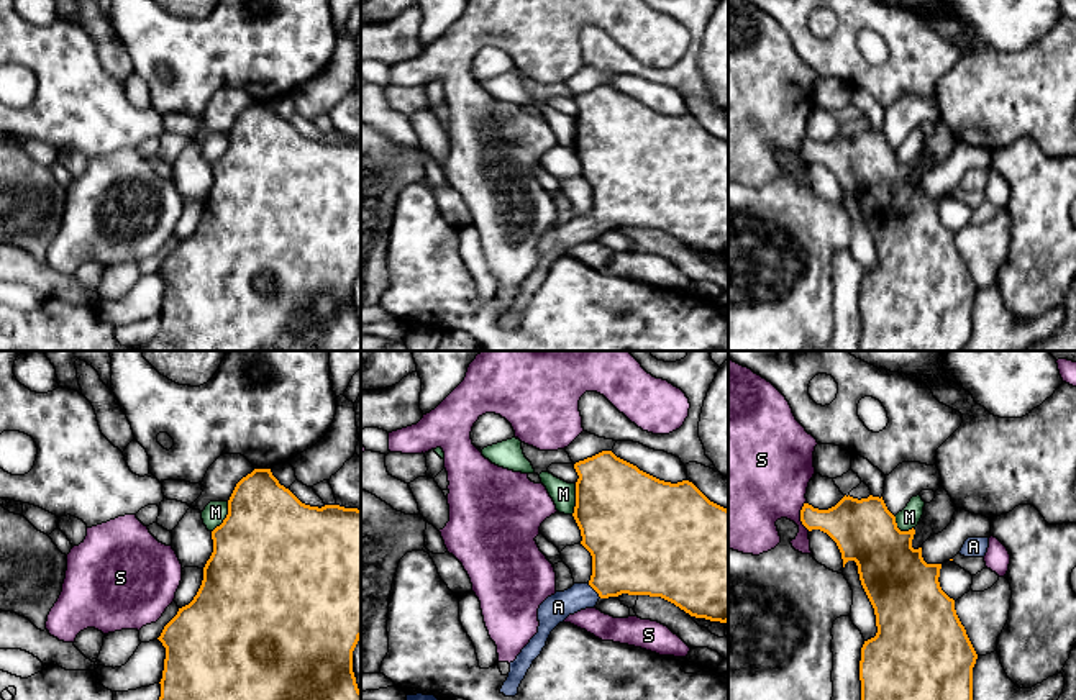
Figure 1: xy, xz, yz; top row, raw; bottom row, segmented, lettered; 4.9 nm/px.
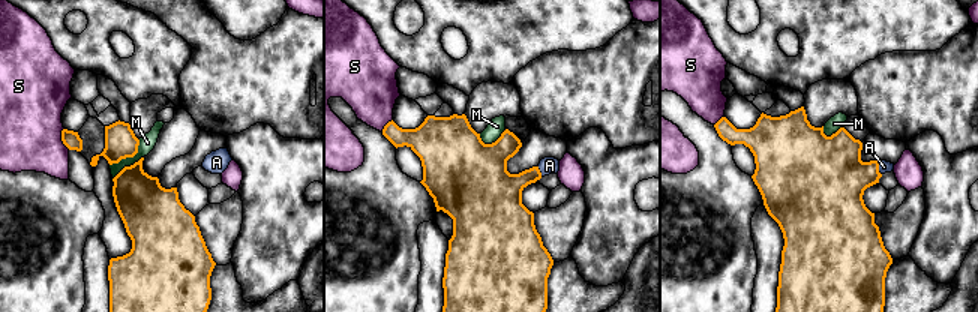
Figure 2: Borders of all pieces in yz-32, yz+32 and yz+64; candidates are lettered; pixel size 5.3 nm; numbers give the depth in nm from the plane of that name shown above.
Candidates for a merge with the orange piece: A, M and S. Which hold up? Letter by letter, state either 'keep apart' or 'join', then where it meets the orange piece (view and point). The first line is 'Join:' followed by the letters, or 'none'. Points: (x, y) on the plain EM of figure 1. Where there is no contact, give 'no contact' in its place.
Join: A
A: join; meets orange in xz at (594, 222)
M: keep apart; meets orange in xy at (227, 150)
S: keep apart; meets orange in yz at (801, 150)

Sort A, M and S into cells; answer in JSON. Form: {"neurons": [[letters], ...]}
{"neurons": [["A"], ["M"], ["S"]]}

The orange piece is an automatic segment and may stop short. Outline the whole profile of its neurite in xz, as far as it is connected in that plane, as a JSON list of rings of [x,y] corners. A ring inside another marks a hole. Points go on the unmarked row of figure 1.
[[[602,84],[574,97],[579,108],[576,115],[574,152],[581,162],[581,177],[592,189],[592,208],[587,216],[574,216],[564,225],[548,230],[538,241],[538,266],[522,282],[504,315],[500,326],[518,328],[518,320],[533,293],[541,287],[551,264],[569,248],[594,241],[600,231],[628,228],[661,230],[691,249],[710,254],[728,254],[728,143],[710,134],[692,115],[677,116],[659,113],[636,98]]]

